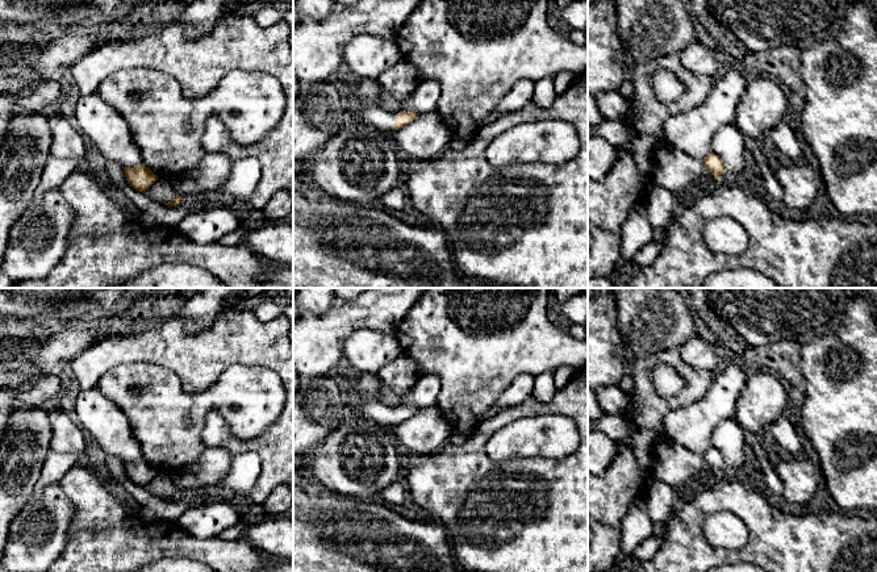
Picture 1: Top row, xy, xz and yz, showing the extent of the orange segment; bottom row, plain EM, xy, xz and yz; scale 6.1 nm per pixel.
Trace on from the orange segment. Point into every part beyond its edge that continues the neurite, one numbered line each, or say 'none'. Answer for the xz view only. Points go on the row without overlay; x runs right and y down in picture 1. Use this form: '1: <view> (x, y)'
1: xz (375, 410)

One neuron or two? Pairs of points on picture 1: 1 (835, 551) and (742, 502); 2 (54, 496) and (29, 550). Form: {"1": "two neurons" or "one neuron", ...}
{"1": "one neuron", "2": "one neuron"}

